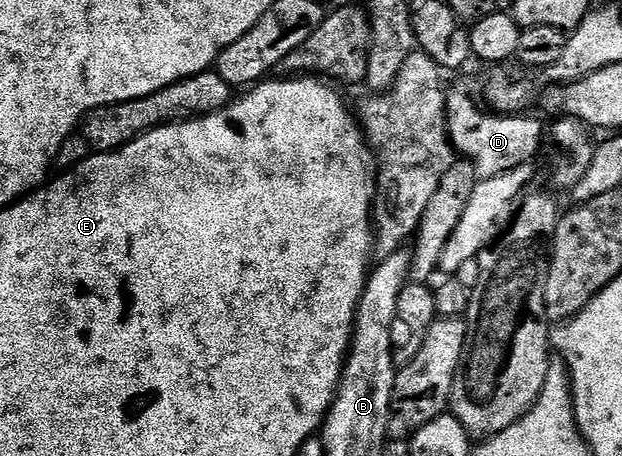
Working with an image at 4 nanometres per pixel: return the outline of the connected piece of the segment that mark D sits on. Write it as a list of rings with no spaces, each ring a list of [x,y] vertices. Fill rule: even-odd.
[[[450,92],[447,97],[447,130],[450,145],[472,165],[478,178],[498,177],[520,169],[532,159],[541,141],[541,125],[526,115],[502,115],[480,109],[469,93]]]

